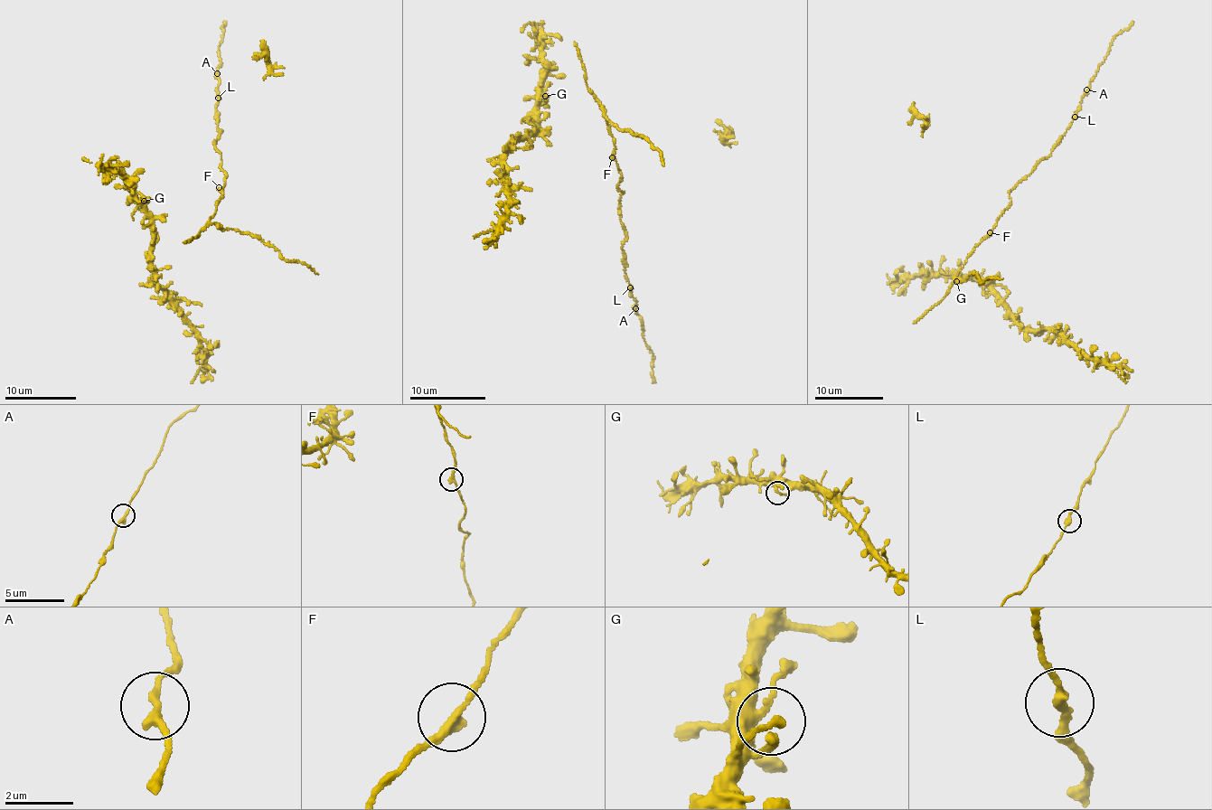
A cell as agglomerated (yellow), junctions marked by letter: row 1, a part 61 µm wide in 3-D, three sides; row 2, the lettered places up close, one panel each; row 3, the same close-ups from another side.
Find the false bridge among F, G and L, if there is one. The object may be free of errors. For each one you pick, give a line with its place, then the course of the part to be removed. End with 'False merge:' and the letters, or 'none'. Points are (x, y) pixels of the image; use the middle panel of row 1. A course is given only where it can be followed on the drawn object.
False merge: none

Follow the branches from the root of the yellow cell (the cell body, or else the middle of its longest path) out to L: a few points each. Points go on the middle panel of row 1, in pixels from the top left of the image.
L: (614, 148), (622, 174), (618, 187), (624, 193), (619, 208), (625, 236), (621, 247), (629, 287)

